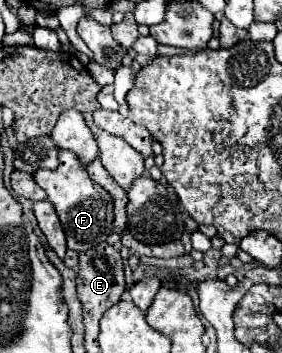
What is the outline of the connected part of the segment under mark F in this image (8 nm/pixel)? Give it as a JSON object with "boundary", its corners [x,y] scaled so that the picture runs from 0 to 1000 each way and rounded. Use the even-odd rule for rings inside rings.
{"boundary":[[[209,425],[209,476],[138,482],[117,499],[131,521],[167,544],[174,572],[202,595],[223,657],[238,669],[238,703],[266,714],[301,714],[372,686],[372,674],[401,657],[401,561],[316,504],[309,482],[280,465],[266,436],[238,425]]]}

